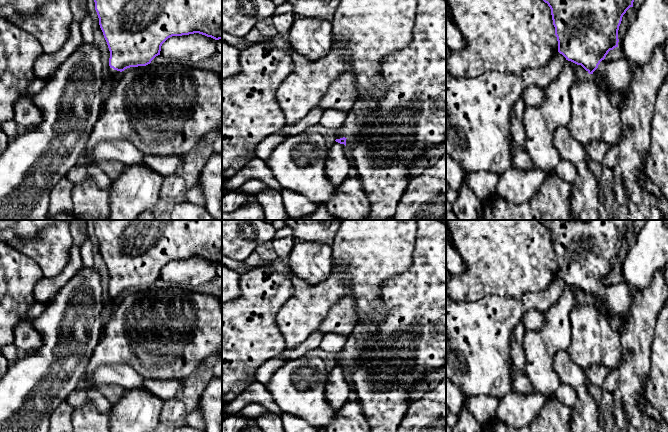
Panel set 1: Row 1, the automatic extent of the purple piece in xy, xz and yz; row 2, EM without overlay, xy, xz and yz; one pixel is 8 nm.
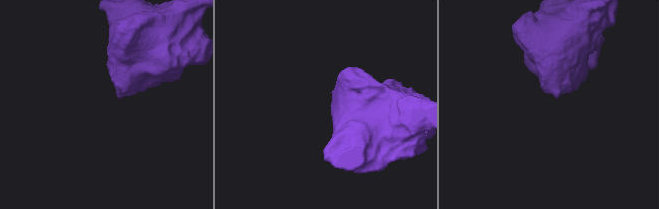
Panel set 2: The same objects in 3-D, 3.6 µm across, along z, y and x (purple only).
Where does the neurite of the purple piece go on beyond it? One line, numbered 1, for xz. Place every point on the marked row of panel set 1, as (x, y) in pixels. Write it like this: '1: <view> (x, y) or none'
1: xz (338, 163)

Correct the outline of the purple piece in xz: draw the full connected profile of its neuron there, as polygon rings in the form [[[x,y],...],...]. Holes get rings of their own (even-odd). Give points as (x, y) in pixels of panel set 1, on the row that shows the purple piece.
[[[345,137],[336,139],[328,147],[325,173],[334,186],[339,186],[349,175],[352,165],[350,160]]]

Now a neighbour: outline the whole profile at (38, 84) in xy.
[[[49,77],[35,78],[35,80],[29,86],[29,93],[31,95],[37,95],[44,88],[48,80]]]

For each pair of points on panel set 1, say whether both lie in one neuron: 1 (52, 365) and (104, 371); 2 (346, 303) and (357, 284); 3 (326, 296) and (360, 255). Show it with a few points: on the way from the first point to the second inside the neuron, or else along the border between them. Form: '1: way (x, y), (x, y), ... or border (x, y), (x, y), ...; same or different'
1: border (86, 374), (83, 383), (78, 387); different
2: border (332, 308), (344, 296), (351, 295), (357, 317); different
3: way (337, 285), (358, 266); same

